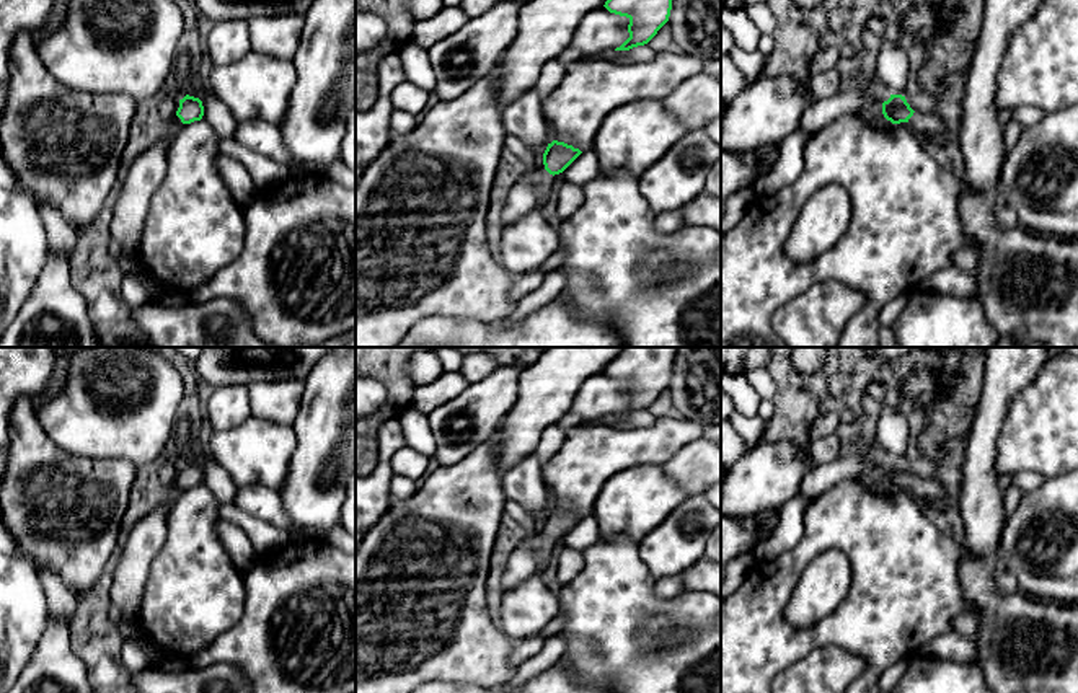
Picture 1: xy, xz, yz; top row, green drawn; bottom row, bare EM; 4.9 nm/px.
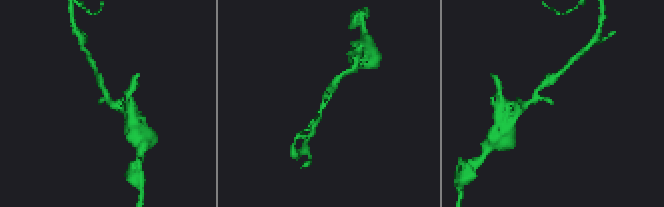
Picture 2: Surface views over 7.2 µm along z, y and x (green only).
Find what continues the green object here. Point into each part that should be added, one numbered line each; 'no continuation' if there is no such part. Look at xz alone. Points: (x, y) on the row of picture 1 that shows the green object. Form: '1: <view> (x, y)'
1: xz (540, 178)

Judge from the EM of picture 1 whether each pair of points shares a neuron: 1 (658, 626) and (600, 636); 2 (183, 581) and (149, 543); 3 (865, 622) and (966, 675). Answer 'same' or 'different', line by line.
1: different
2: different
3: different

